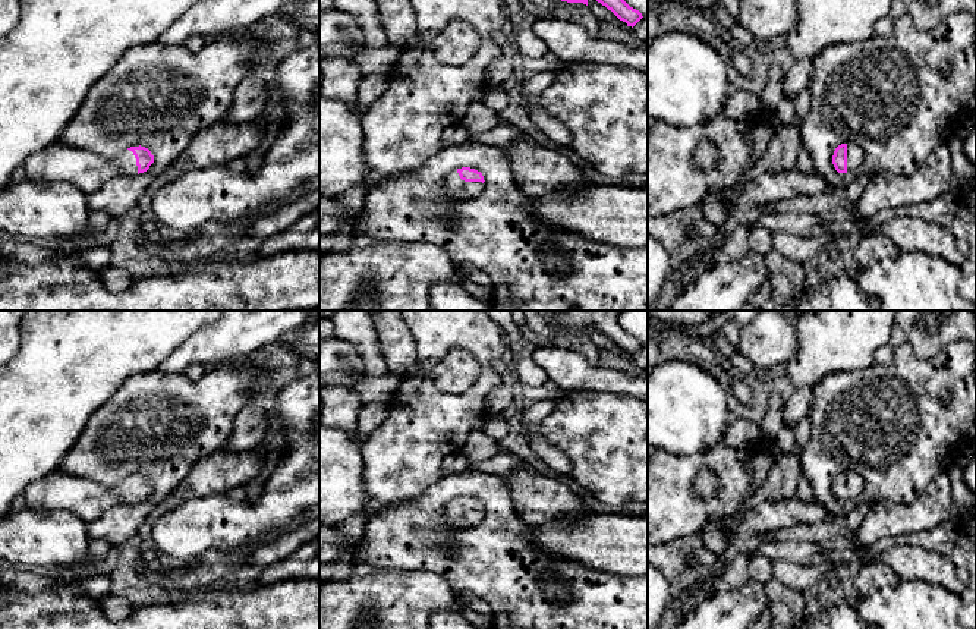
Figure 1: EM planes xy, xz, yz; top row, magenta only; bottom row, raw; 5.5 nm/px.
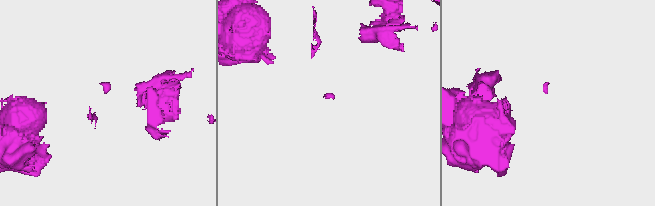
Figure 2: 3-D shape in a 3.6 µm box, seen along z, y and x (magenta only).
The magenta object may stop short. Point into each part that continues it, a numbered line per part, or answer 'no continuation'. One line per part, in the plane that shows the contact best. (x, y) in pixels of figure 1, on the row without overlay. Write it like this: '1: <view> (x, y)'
1: xz (455, 515)

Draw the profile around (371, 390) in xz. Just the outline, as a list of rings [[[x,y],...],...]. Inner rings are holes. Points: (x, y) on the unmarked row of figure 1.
[[[387,369],[387,372],[378,378],[362,377],[353,390],[359,394],[362,408],[377,402],[388,403],[399,381],[396,374]]]

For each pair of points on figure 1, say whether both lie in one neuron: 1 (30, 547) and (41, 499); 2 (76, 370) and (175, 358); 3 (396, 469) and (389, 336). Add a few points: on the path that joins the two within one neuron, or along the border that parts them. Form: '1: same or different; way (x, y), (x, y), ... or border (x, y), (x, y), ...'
1: different; border (25, 506), (68, 510), (74, 515)
2: different; border (189, 336), (157, 368)
3: different; border (413, 346), (415, 362), (400, 380)

